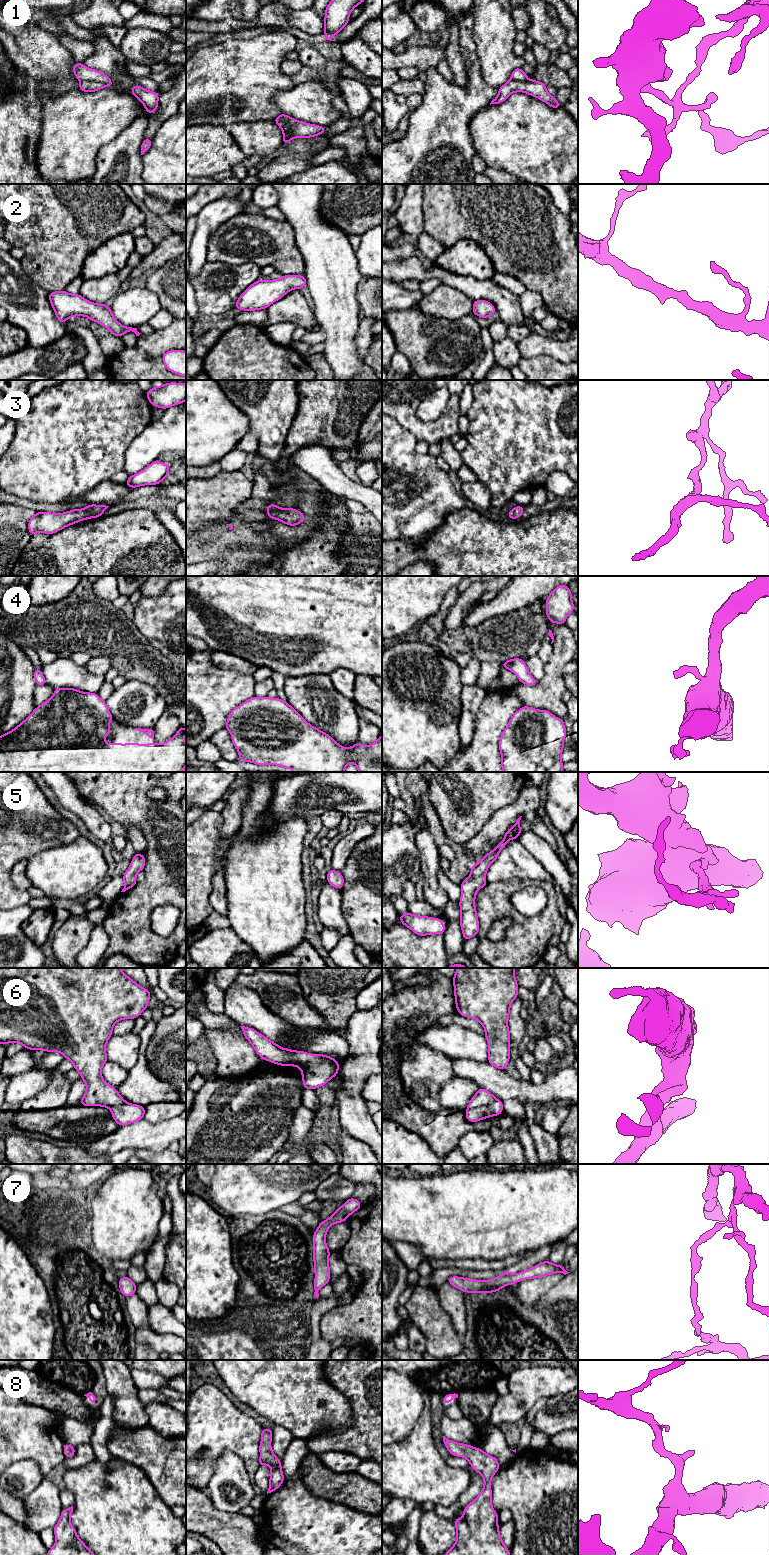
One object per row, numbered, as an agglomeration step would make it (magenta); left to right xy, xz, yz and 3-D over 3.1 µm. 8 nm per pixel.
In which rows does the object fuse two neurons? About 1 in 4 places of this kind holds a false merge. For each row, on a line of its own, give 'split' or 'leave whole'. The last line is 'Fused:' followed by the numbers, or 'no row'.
1: split
2: leave whole
3: leave whole
4: leave whole
5: leave whole
6: leave whole
7: leave whole
8: leave whole
Fused: 1

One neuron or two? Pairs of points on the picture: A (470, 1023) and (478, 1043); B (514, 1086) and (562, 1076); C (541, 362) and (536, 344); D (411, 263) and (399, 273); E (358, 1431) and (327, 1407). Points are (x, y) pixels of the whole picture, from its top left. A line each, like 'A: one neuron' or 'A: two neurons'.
A: two neurons
B: one neuron
C: two neurons
D: one neuron
E: two neurons

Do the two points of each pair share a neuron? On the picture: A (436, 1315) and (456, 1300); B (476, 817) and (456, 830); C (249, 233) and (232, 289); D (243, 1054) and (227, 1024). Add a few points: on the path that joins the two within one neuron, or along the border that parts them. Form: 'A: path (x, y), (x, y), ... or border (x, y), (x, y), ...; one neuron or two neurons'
A: border (435, 1290), (439, 1304), (455, 1330); two neurons
B: path (471, 817), (461, 825); one neuron
C: border (241, 263), (254, 263), (260, 268); two neurons
D: border (207, 1028), (230, 1029), (243, 1037); two neurons

